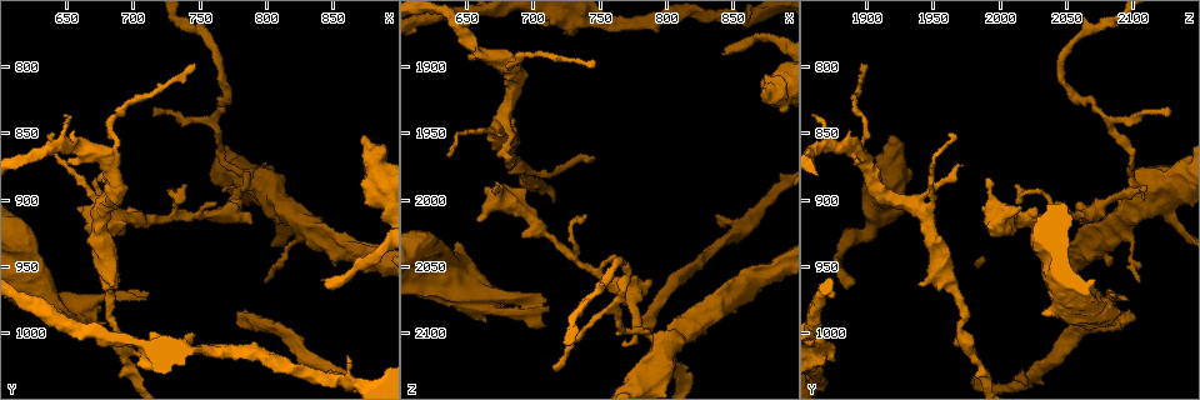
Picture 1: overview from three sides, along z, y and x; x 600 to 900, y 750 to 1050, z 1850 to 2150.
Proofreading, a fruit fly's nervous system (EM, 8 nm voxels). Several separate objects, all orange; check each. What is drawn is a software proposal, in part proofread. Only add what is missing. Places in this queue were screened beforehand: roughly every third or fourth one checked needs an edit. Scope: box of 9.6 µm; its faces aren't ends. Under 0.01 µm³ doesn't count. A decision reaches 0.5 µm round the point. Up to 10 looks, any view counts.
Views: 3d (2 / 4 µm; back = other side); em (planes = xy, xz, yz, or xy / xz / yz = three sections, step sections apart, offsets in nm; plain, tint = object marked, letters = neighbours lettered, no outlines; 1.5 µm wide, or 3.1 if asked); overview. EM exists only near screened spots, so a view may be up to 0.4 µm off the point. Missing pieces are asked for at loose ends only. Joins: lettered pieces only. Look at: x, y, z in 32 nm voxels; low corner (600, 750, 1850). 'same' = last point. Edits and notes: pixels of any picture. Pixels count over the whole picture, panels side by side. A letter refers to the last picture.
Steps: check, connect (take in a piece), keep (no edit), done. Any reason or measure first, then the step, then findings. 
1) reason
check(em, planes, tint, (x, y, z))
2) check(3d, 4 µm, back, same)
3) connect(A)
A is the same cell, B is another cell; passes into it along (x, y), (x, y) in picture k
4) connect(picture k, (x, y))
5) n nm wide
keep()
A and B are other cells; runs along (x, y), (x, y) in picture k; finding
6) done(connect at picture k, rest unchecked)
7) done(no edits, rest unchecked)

long arm stops here
check(em, xy, step 4, tint, (776, 992, 2092))

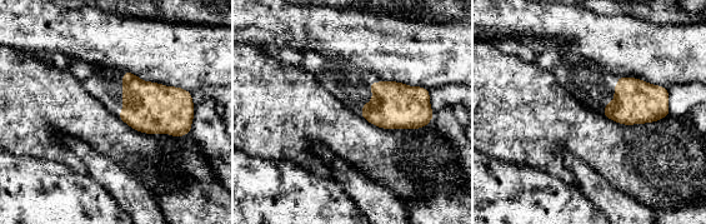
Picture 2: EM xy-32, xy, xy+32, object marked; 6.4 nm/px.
another direction
check(em, planes, letters, same)

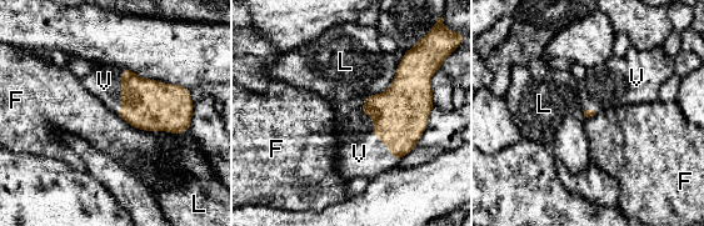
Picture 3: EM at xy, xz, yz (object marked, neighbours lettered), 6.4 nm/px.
F touches over 500 nm
connect(picture 3, (359, 154))
V is the same cell, F and L are other cells; it goes on there

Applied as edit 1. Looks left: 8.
check(overview)

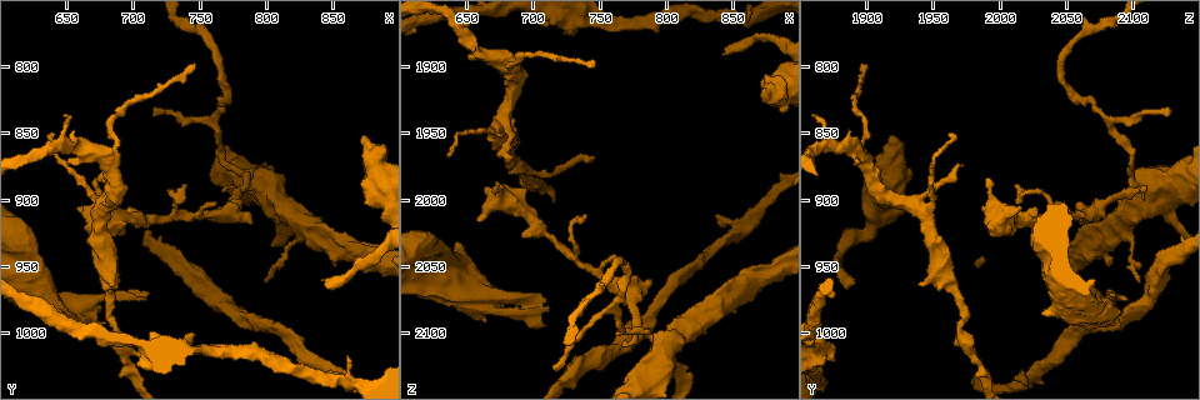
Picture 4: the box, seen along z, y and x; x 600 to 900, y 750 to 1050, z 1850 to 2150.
free end
check(3d, 4 µm, (768, 890, 2112))

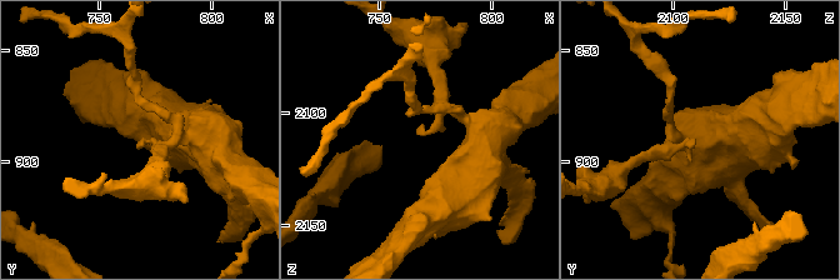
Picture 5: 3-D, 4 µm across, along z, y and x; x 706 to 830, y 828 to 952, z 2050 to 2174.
check(em, yz, step 8, tint, (768, 891, 2109))

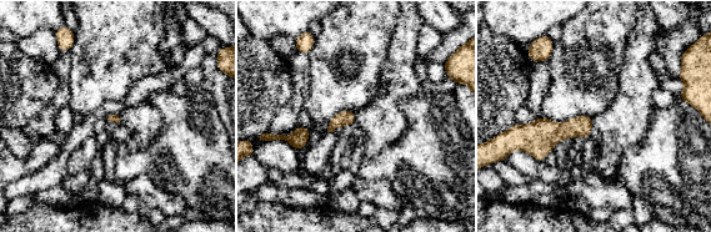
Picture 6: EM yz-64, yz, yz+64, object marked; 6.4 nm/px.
cut it another way
check(em, planes, letters, same)

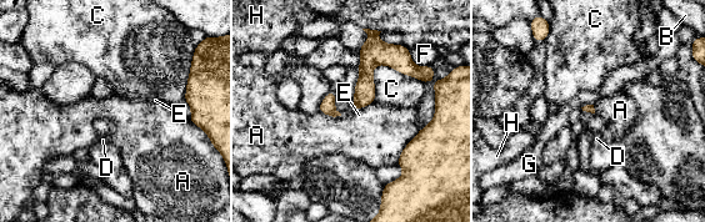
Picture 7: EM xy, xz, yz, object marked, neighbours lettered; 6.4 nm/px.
C touches over 280 nm
keep()
A, B, C, D, E, F, G and H are other cells; none of them fits

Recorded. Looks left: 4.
thick end
check(em, xz, step 8, letters, (872, 852, 1918))

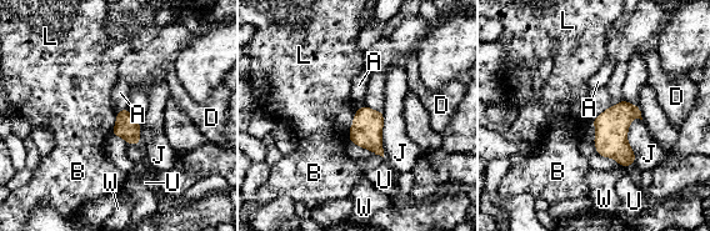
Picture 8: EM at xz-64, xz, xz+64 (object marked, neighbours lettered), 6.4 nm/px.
another direction
check(em, xy, step 8, letters, same)

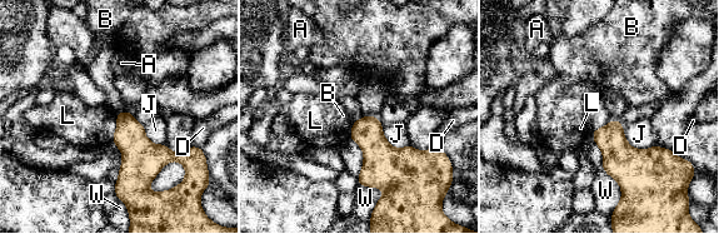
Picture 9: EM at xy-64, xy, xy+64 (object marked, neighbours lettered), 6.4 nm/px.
keep()
A, B, D, J, L and W are other cells; border along (116, 114), (116, 128), (111, 142) in picture 9; no lettered piece goes on from it

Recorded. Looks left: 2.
done(connect at picture 3, rest unchecked)

